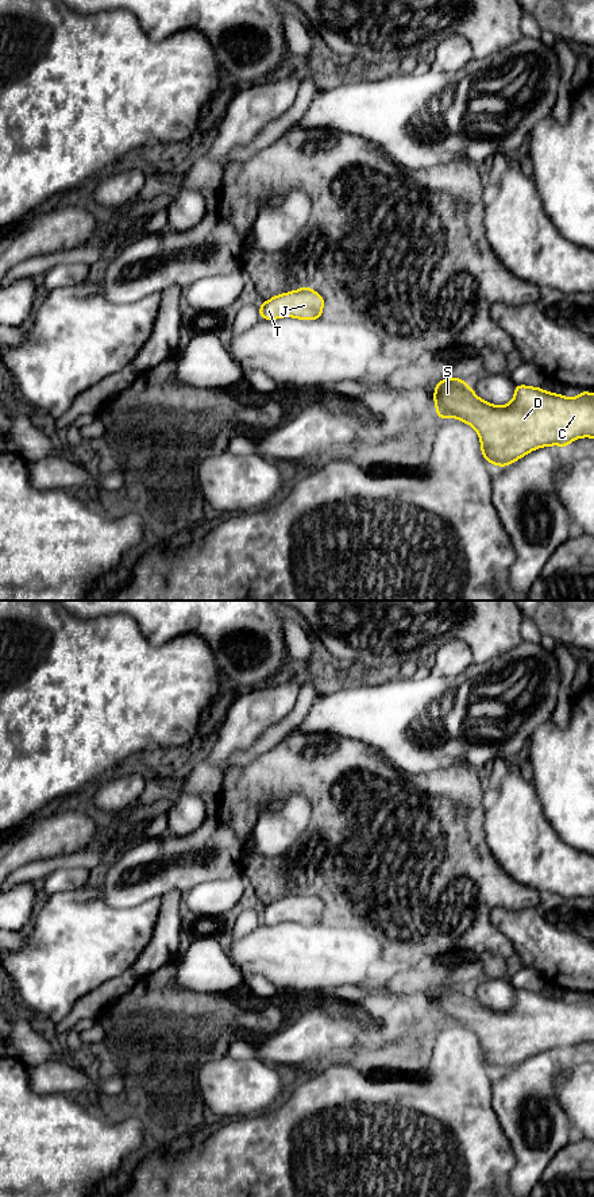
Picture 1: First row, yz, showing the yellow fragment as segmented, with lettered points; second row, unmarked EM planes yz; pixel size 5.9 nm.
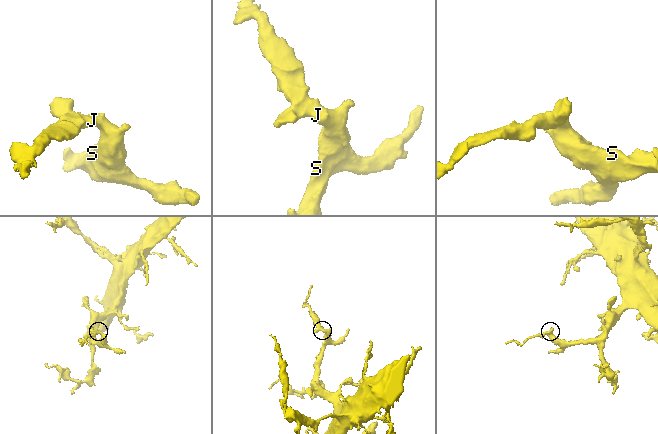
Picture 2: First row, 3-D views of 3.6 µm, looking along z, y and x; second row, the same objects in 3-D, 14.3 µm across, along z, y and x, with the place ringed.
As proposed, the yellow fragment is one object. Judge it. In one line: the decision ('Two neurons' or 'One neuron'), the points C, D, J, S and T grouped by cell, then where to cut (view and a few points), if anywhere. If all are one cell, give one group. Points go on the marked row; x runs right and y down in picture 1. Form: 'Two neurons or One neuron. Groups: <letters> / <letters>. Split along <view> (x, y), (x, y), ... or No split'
One neuron. Groups: C D J S T. No split

